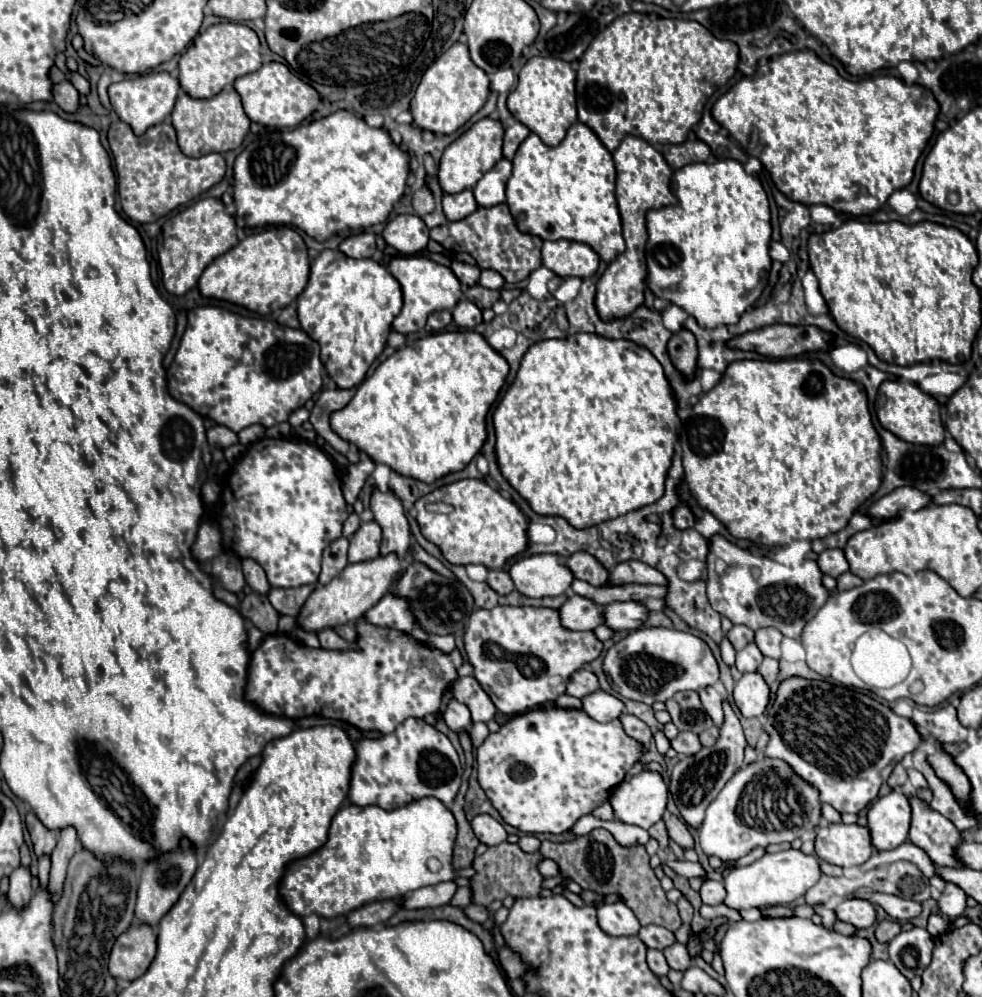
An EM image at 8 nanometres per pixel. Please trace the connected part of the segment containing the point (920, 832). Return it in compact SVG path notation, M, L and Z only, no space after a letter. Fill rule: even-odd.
M909 797L911 803L911 829L909 829L909 841L923 849L933 863L939 863L943 867L961 867L961 863L955 859L955 847L961 843L961 835L957 827L929 807L919 797Z

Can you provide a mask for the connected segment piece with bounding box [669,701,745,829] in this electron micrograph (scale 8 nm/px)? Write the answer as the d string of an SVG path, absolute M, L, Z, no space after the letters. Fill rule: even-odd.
M723 703L723 725L719 727L719 739L713 747L703 747L699 753L685 757L681 755L677 765L671 771L671 783L669 783L669 793L675 799L675 805L679 809L679 815L683 817L683 821L693 827L699 829L703 823L703 815L705 809L709 807L709 803L717 797L717 793L725 787L725 783L741 769L743 765L743 749L745 749L745 737L743 737L743 729L741 723L737 719L737 715L733 713L733 709L729 707L729 703Z

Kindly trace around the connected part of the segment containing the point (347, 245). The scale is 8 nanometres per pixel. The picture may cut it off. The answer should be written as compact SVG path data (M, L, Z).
M367 231L351 235L339 245L339 251L345 253L347 257L353 257L353 259L373 257L375 255L375 235L367 233Z

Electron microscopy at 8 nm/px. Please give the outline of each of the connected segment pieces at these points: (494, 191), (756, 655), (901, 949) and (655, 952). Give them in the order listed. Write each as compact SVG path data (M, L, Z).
M501 159L491 171L487 171L473 187L475 201L479 207L495 207L505 201L505 185L511 177L511 161Z
M755 643L745 645L739 653L737 653L737 671L747 673L747 671L755 671L755 667L759 667L759 663L763 661L763 653L755 647Z
M913 927L911 931L899 933L889 943L891 963L911 981L915 975L921 975L931 963L933 937L927 929Z
M647 949L647 965L649 965L649 969L651 969L657 977L669 973L667 959L665 959L665 955L663 955L659 949Z

